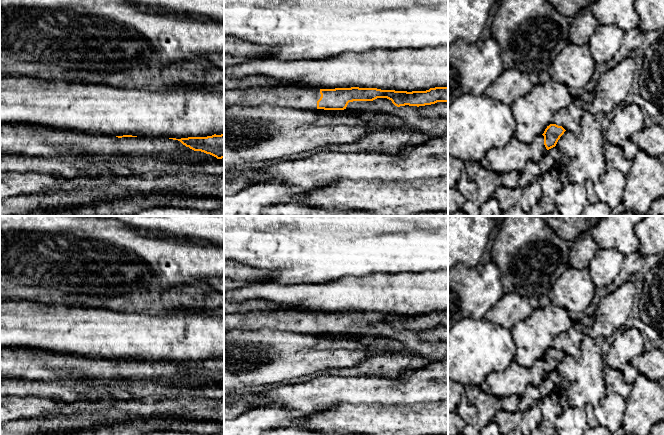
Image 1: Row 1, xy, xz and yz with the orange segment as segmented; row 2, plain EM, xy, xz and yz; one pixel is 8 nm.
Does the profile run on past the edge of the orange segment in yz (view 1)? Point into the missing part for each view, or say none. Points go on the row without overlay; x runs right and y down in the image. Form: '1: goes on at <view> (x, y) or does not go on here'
1: does not go on here

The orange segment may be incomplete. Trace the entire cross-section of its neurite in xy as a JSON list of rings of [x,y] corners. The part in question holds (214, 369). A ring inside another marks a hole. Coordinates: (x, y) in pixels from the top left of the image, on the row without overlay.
[[[224,357],[207,361],[169,362],[180,365],[186,371],[194,375],[201,375],[210,378],[217,383],[224,382]]]

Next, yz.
[[[550,348],[545,353],[544,357],[544,369],[547,374],[556,370],[560,361],[564,358],[566,354],[562,350],[556,348]]]

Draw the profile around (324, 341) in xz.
[[[334,334],[333,337],[329,335],[319,335],[316,344],[317,349],[359,349],[364,345],[354,339],[340,338],[338,334]]]

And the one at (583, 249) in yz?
[[[590,230],[583,232],[570,242],[570,266],[577,269],[588,268],[598,250],[599,246]]]

